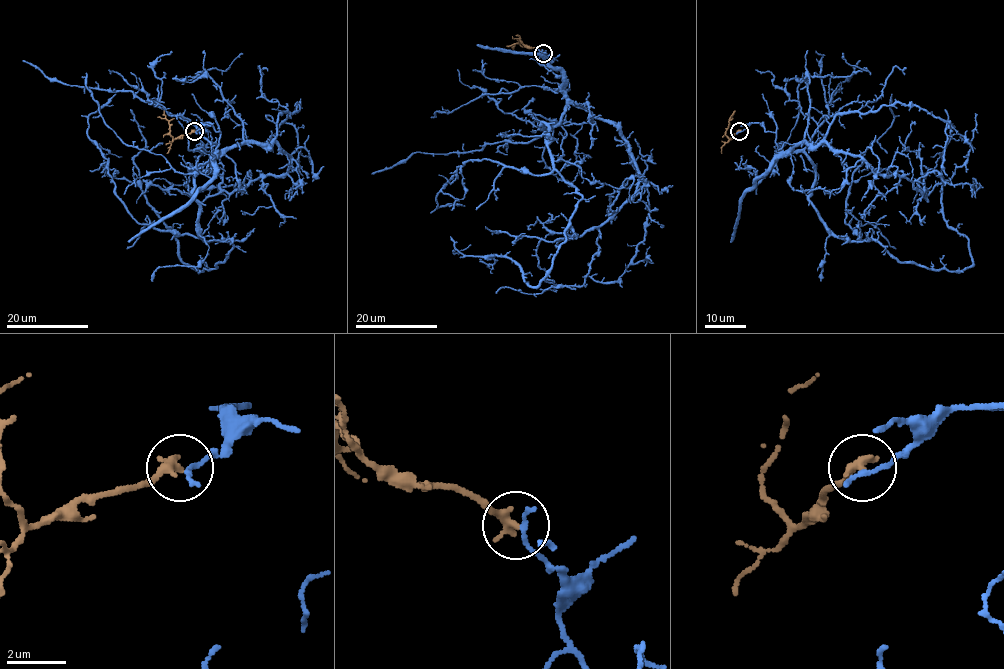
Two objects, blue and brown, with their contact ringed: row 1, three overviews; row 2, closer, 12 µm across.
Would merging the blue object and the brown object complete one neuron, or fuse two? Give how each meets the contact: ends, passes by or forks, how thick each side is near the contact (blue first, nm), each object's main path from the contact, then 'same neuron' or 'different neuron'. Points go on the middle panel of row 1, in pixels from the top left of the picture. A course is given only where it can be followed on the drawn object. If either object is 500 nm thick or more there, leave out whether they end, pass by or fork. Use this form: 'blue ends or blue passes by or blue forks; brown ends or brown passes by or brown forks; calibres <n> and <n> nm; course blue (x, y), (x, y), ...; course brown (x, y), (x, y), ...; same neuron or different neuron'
blue ends; brown ends; calibres 180 and 360 nm; course blue (544, 53), (568, 83), (566, 109), (542, 127), (547, 147), (582, 199), (538, 285), (509, 257), (480, 258); course brown (543, 53), (529, 48), (519, 40), (512, 49); different neuron

